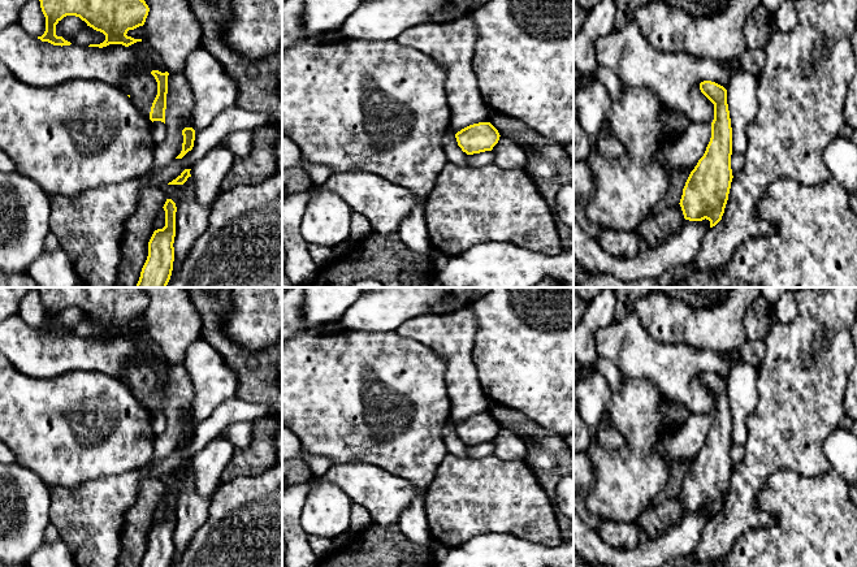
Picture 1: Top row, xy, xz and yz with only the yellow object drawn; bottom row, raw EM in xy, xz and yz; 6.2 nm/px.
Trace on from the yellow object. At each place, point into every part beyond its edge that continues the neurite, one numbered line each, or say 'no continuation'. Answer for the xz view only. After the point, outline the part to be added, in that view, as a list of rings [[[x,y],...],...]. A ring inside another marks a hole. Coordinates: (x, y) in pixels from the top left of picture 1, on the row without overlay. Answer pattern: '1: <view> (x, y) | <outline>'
no continuation

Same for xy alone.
no continuation

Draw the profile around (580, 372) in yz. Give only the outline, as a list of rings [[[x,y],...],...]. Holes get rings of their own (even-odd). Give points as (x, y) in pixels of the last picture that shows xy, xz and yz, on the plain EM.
[[[574,354],[574,377],[579,381],[587,378],[590,375],[590,371],[594,368],[594,365],[581,367]]]

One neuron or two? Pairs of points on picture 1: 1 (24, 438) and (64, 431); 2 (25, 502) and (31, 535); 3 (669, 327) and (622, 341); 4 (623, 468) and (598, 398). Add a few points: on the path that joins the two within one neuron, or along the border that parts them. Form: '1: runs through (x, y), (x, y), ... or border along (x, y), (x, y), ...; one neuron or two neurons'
1: runs through (34, 432), (53, 431); one neuron
2: runs through (25, 510), (25, 527); one neuron
3: border along (632, 310), (653, 337), (676, 345); two neurons
4: border along (613, 393), (605, 408); two neurons

